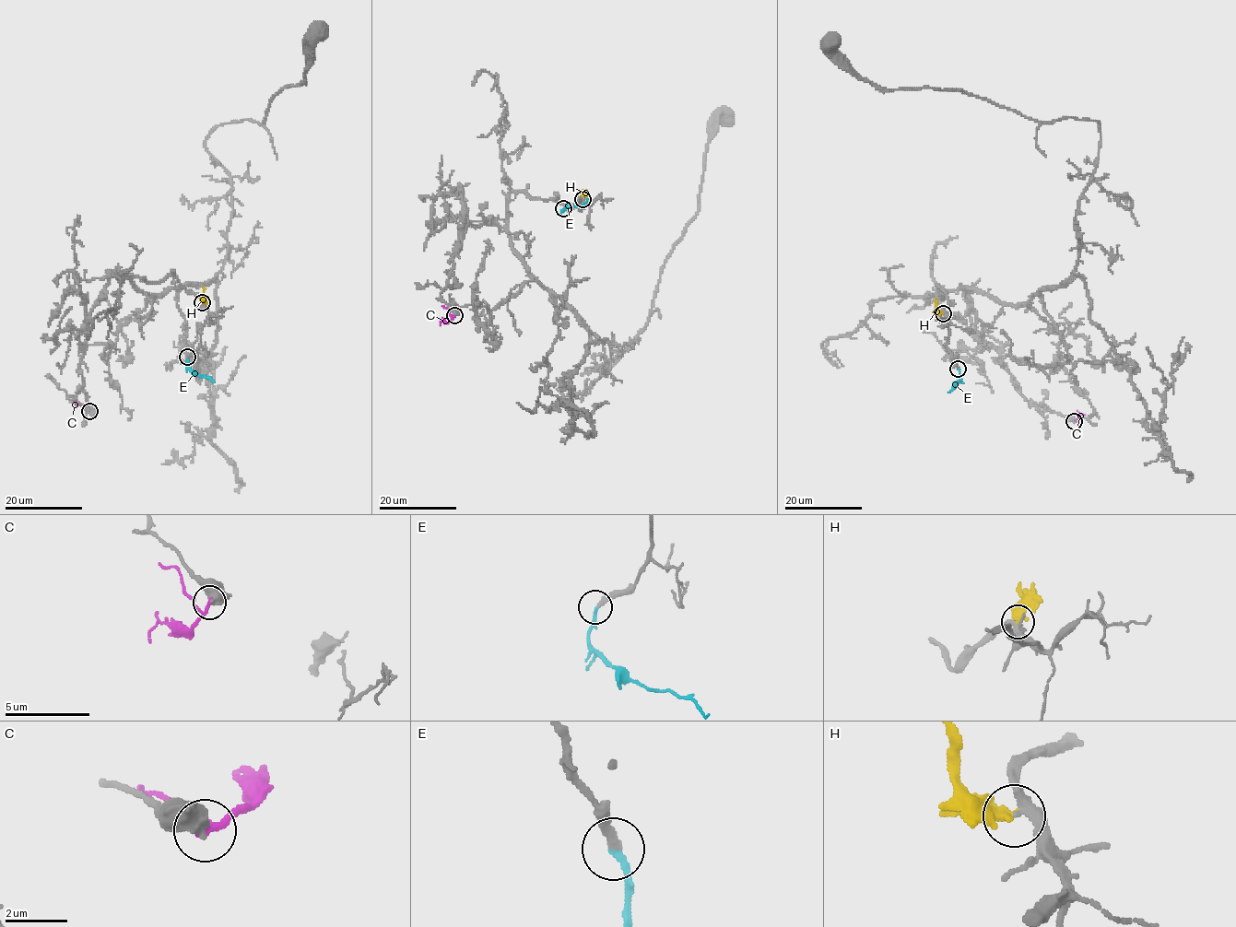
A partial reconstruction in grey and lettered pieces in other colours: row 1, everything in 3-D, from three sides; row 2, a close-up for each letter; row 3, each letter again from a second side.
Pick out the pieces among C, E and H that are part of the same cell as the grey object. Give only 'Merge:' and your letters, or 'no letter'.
Merge: E

